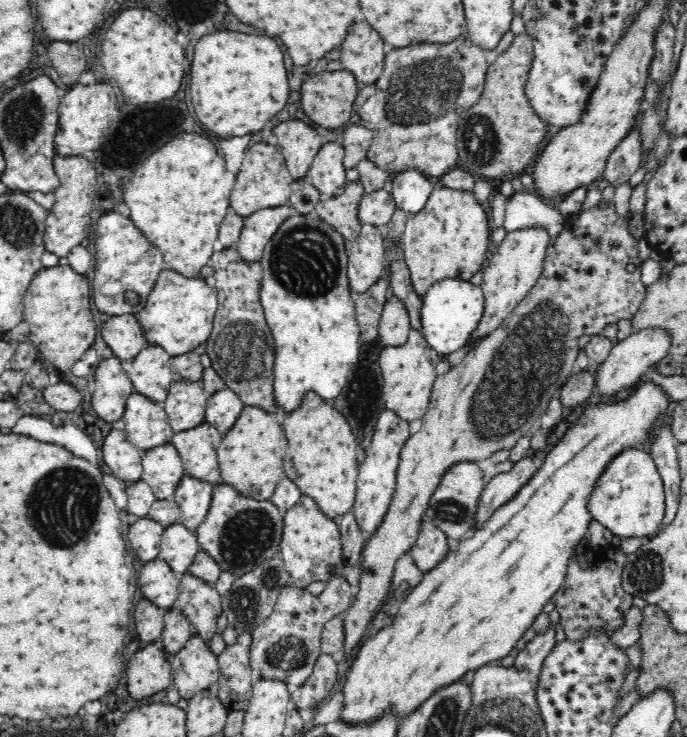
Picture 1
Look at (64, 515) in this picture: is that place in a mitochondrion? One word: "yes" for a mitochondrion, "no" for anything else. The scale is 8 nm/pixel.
yes

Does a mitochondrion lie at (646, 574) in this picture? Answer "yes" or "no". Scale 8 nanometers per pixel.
yes

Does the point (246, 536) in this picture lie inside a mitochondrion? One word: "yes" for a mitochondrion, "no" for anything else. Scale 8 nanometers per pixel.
yes

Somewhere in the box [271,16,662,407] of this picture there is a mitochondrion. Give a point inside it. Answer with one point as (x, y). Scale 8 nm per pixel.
(420, 94)

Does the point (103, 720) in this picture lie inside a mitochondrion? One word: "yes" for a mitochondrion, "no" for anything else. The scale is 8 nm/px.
no

